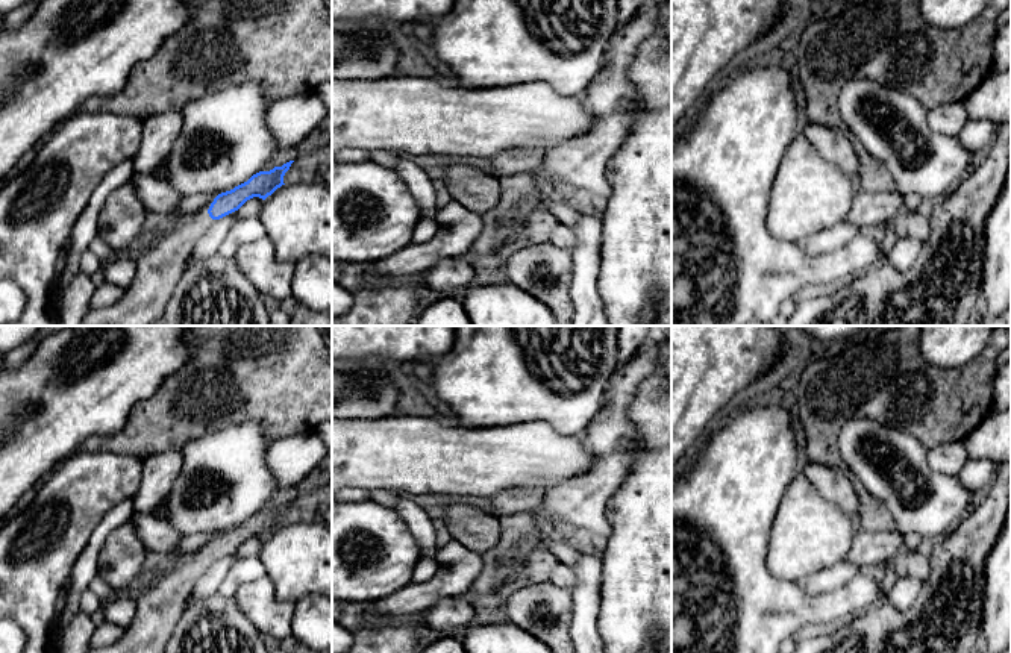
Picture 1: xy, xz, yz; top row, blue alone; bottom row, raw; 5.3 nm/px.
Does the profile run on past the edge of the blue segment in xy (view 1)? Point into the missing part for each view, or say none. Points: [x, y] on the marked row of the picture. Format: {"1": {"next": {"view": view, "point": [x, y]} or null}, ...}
{"1": {"next": {"view": "xy", "point": [159, 268]}}}

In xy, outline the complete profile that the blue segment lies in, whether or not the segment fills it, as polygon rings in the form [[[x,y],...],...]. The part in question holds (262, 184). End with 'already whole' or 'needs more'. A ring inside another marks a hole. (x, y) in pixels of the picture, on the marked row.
[[[293,162],[253,174],[247,182],[218,194],[186,221],[176,221],[152,248],[141,252],[135,279],[123,297],[109,308],[91,309],[80,326],[153,326],[161,321],[196,242],[217,220],[238,211],[247,200],[265,200],[285,185],[283,176]]]; needs more

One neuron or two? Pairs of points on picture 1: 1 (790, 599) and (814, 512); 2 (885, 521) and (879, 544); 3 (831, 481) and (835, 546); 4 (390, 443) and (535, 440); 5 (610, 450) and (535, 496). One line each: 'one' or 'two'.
1: two
2: two
3: two
4: one
5: two

